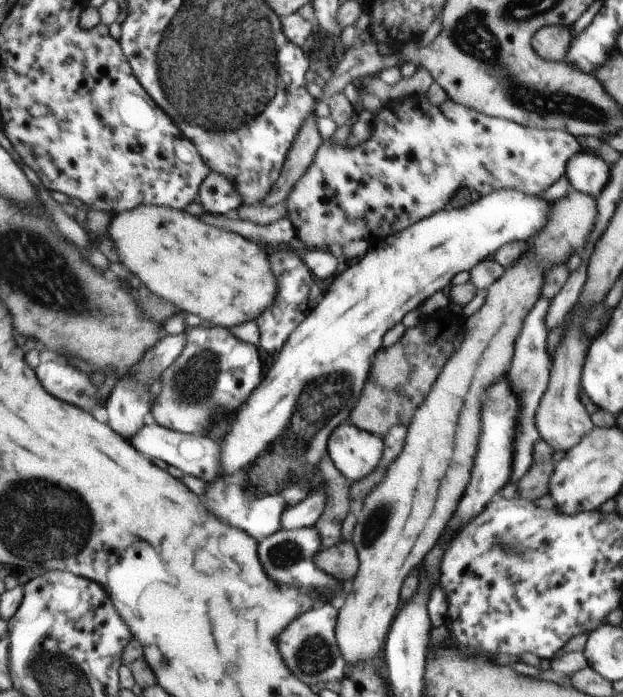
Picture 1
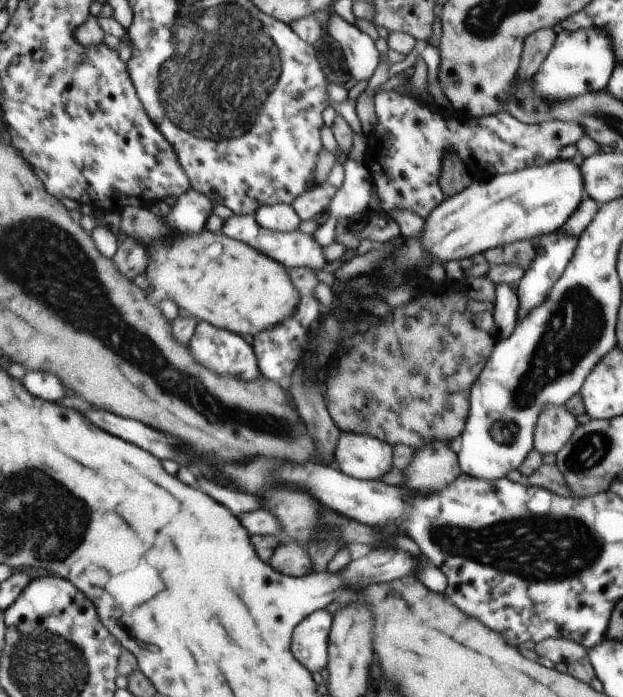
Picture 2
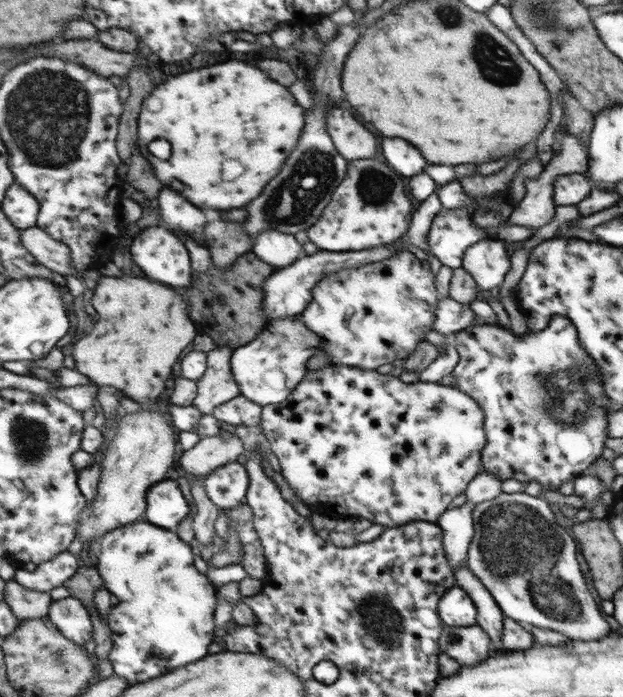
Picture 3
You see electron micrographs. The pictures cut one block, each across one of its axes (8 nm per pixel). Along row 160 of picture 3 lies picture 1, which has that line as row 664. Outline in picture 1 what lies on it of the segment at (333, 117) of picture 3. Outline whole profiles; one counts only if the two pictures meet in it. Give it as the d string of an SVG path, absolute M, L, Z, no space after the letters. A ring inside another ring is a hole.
M568 188L565 196L553 204L547 230L523 241L527 248L519 256L513 253L515 262L505 267L502 276L485 290L479 310L467 317L459 348L444 363L431 390L415 409L410 425L406 426L401 452L385 467L384 477L362 500L351 534L359 556L359 570L336 626L339 648L348 666L375 658L381 650L397 612L401 582L433 548L467 486L471 456L477 452L481 426L479 396L507 374L515 338L527 313L541 298L541 288L550 268L565 264L573 253L580 253L594 230L597 200L590 195Z

